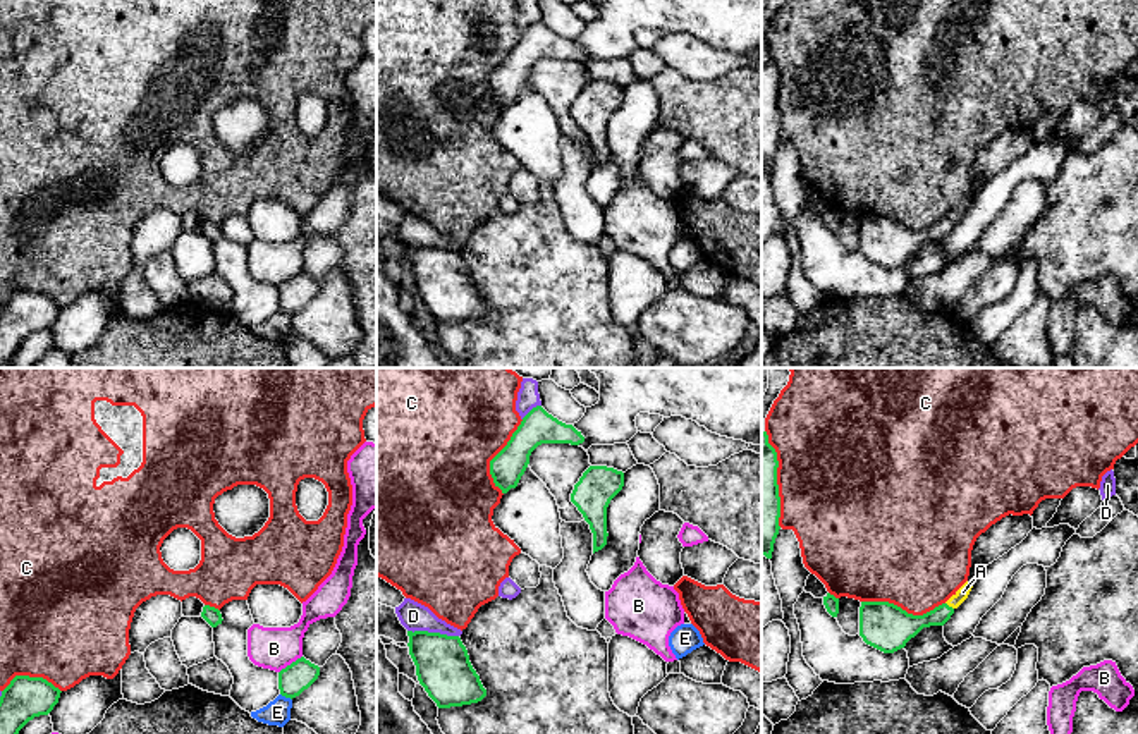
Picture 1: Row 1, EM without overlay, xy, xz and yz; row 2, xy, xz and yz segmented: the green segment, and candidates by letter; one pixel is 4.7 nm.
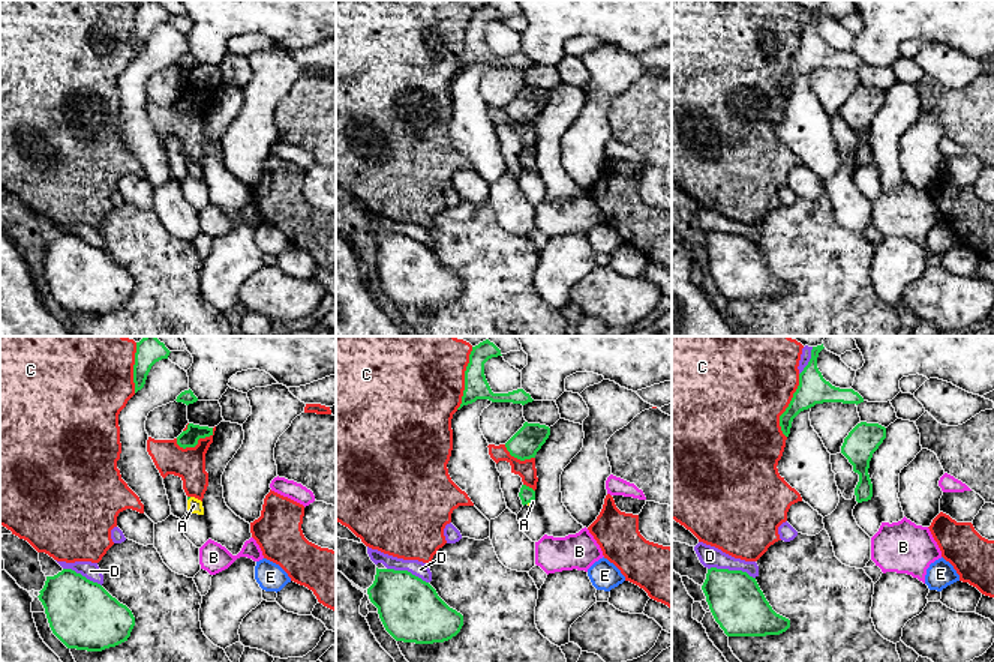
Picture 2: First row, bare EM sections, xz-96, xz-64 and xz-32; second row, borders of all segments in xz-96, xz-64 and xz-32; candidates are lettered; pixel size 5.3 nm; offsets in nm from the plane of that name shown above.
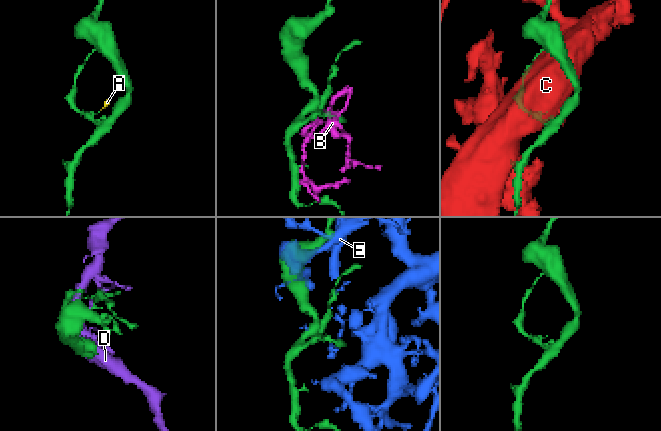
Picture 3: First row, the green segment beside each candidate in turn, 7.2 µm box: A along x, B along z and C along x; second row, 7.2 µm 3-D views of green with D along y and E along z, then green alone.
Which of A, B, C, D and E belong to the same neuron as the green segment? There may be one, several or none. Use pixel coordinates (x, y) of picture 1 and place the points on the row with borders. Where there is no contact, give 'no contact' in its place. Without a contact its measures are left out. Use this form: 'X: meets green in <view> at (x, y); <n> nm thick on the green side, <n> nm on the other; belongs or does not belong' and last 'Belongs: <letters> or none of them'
A: meets green in yz at (948, 605); 150 nm thick on the green side, 60 nm on the other; belongs
B: meets green in xy at (291, 664); 140 nm thick on the green side, 200 nm on the other; does not belong
C: meets green in yz at (901, 609); 220 nm thick on the green side, 480 nm on the other; does not belong
D: meets green in xz at (434, 633); 260 nm thick on the green side, 140 nm on the other; does not belong
E: meets green in xy at (286, 697); 140 nm thick on the green side, 120 nm on the other; does not belong
Belongs: A

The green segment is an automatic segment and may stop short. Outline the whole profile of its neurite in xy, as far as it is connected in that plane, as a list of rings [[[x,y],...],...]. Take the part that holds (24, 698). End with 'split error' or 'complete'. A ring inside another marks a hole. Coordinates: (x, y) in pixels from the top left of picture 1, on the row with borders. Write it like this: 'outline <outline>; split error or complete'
outline [[[15,676],[0,696],[0,734],[19,734],[34,717],[48,715],[60,693],[43,677]]]; complete

